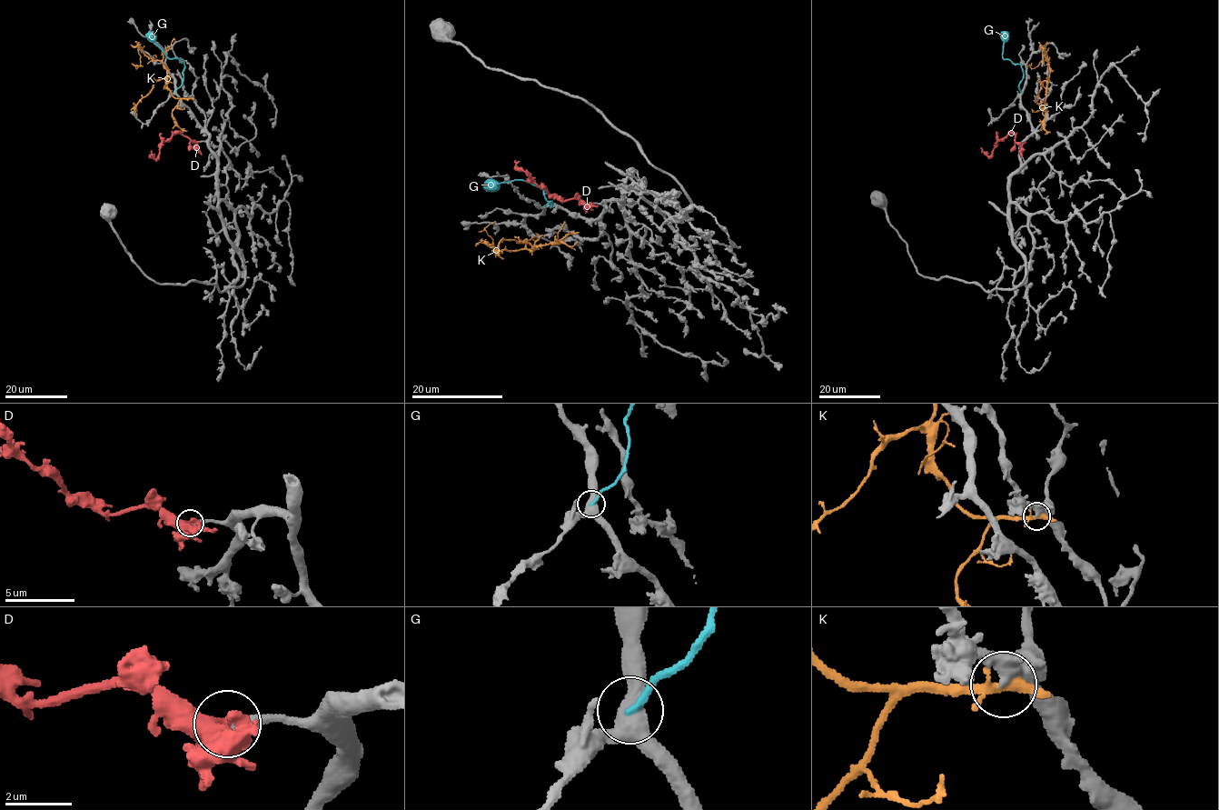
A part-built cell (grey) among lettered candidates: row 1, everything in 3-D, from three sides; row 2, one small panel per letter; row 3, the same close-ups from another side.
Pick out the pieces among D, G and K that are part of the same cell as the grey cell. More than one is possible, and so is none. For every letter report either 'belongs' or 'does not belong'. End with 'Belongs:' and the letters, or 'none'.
D: belongs
G: does not belong
K: does not belong
Belongs: D

